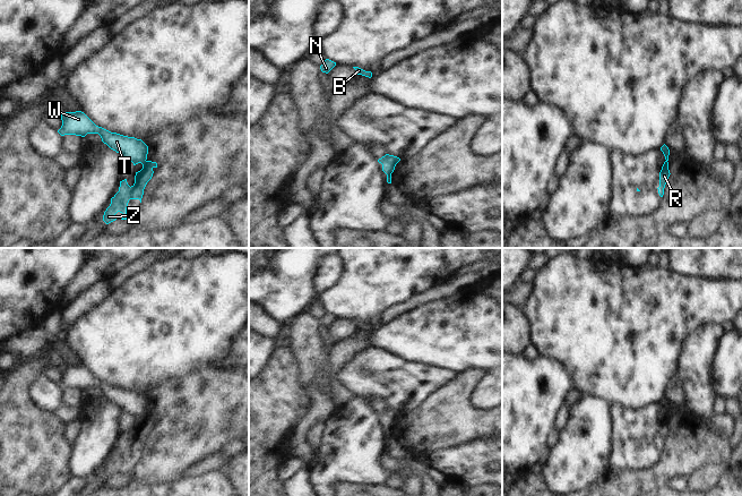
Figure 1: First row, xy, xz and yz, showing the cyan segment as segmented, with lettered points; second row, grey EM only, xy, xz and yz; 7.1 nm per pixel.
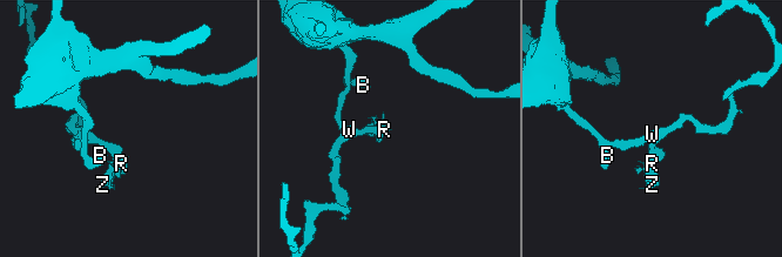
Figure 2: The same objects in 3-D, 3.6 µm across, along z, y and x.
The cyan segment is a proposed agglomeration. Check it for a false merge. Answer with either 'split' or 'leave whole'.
split

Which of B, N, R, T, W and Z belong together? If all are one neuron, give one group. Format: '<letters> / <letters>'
B N T W / R Z

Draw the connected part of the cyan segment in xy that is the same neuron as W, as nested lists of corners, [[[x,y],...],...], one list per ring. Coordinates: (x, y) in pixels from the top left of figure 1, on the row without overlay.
[[[81,365],[61,367],[61,374],[62,379],[58,384],[61,390],[85,391],[87,387],[98,387],[104,397],[123,412],[132,416],[133,419],[147,413],[148,400],[141,393],[111,386],[98,380]]]

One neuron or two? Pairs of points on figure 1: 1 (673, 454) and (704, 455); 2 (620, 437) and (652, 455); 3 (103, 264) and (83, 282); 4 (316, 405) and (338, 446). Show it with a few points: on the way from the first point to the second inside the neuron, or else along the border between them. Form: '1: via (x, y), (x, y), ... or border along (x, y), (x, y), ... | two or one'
1: via (681, 455), (696, 455) | one
2: via (628, 437), (631, 437), (644, 450) | one
3: via (98, 267), (87, 278) | one
4: border along (337, 407), (325, 421) | two

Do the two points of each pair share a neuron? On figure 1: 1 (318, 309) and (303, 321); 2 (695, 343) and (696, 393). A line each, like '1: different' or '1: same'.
1: different
2: same

